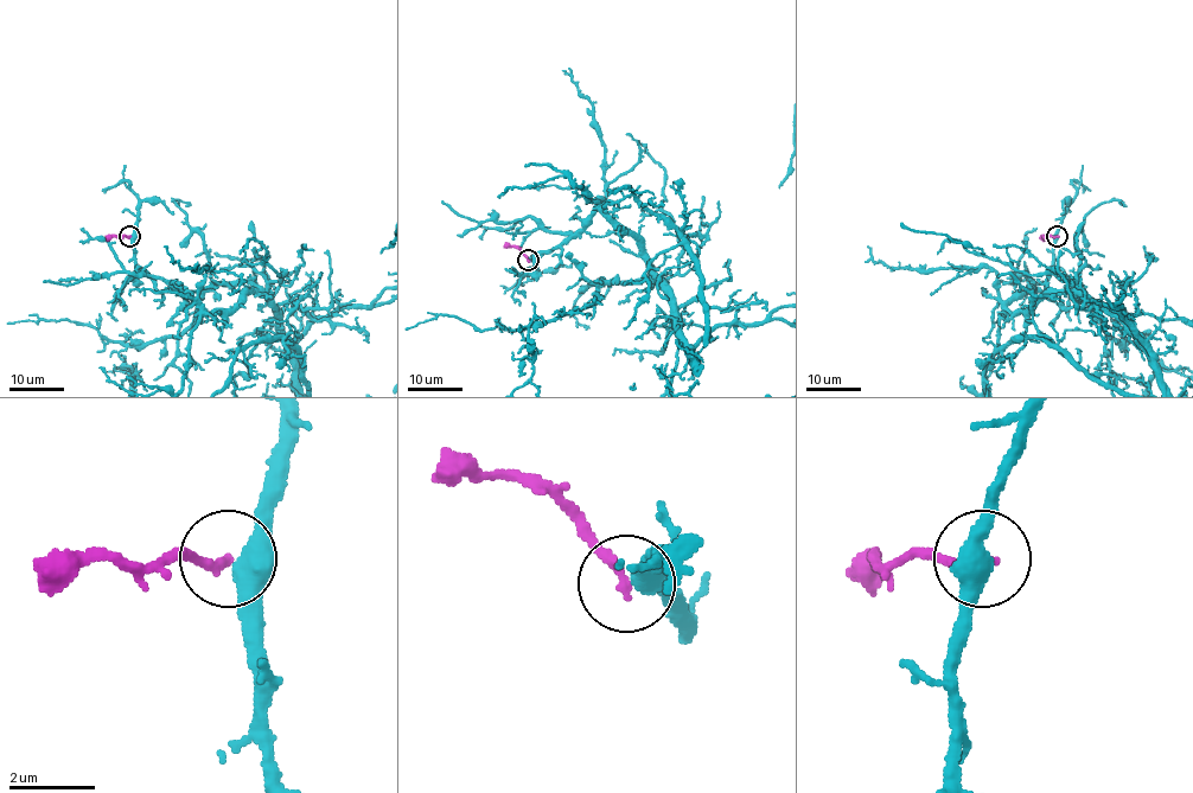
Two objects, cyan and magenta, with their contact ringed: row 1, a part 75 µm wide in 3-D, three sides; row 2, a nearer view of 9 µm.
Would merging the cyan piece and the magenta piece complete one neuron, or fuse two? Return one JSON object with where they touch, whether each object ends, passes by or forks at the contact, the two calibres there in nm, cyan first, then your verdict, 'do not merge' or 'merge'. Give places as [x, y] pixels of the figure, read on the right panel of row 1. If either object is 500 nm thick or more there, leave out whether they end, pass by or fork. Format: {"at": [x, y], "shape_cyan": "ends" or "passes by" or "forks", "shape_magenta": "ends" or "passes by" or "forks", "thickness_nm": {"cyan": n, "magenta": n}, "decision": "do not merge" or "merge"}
{"at": [1057, 236], "shape_cyan": "passes by", "shape_magenta": "ends", "thickness_nm": {"cyan": 480, "magenta": 240}, "decision": "do not merge"}

